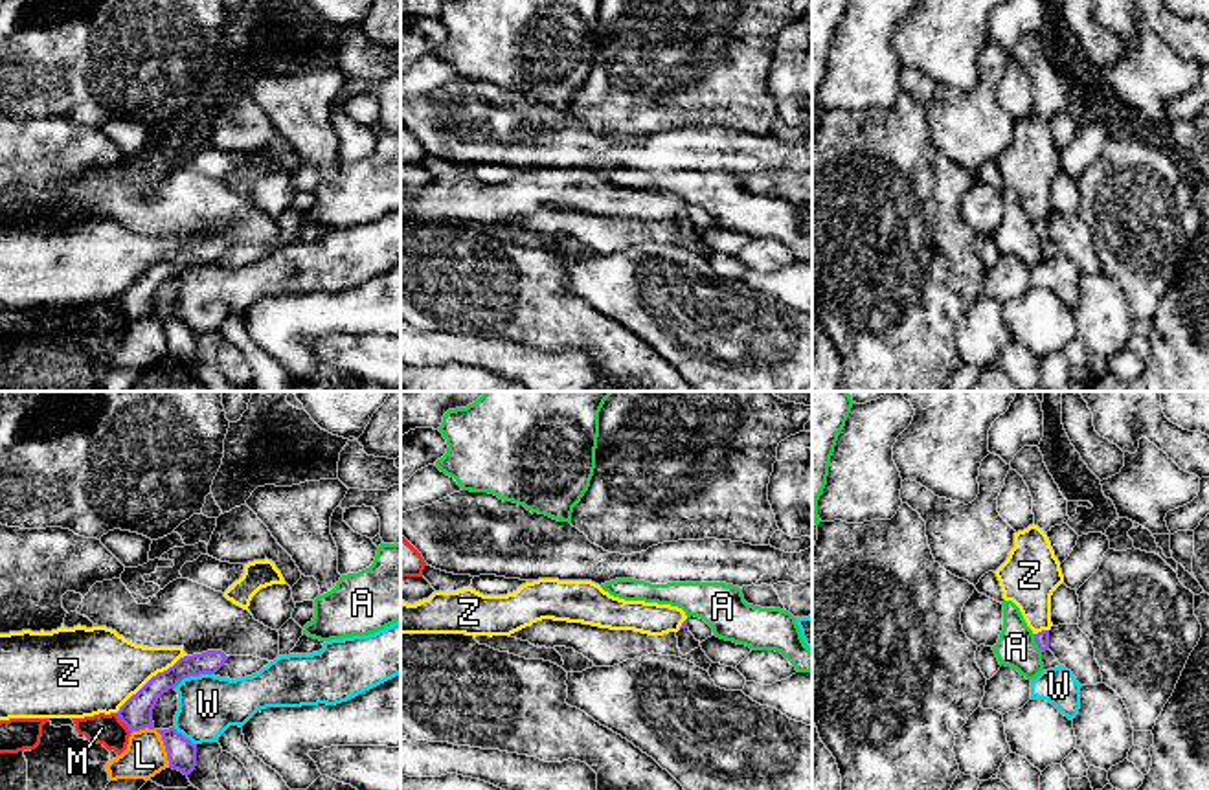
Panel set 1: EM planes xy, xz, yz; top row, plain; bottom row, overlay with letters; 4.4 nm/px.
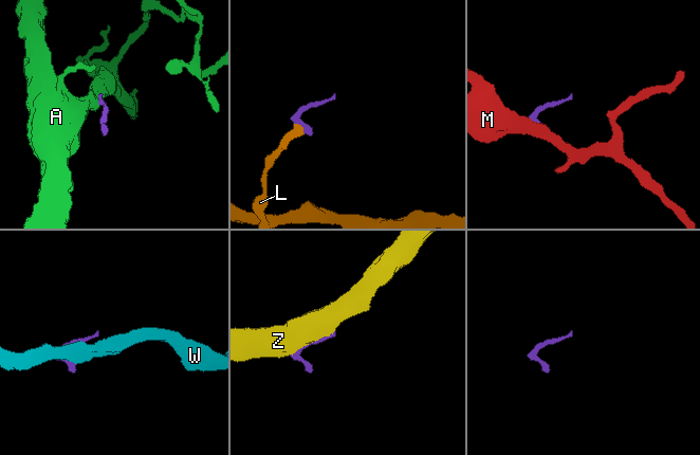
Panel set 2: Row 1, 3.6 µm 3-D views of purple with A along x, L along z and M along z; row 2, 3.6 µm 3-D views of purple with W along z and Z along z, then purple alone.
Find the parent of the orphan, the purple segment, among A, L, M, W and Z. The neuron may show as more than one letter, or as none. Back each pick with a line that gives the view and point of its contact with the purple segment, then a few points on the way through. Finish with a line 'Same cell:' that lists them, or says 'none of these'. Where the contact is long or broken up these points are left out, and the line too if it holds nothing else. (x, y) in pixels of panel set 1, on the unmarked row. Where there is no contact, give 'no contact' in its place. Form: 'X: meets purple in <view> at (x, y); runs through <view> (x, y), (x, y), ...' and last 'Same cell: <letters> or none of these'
Same cell: none of these

